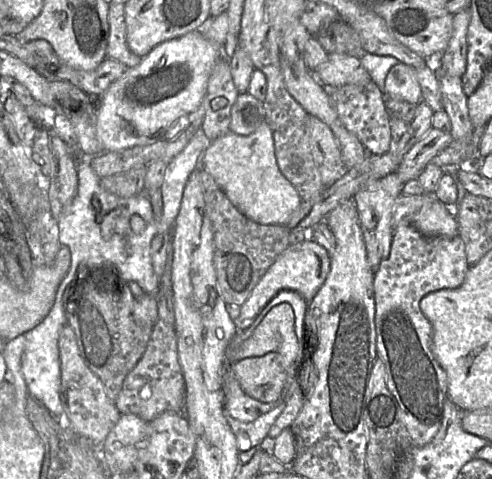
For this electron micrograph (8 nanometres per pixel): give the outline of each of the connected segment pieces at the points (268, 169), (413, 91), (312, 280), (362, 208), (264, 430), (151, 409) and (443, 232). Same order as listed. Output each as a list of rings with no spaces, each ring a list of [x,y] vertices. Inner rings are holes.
[[[265,120],[250,135],[228,132],[210,142],[203,152],[201,168],[210,173],[230,201],[255,222],[285,225],[300,206],[298,191],[278,167],[273,133]]]
[[[403,62],[393,66],[387,74],[384,93],[391,99],[402,99],[418,104],[422,99],[422,91],[416,68]]]
[[[312,238],[289,245],[269,267],[246,301],[241,305],[240,316],[236,320],[237,329],[249,327],[266,304],[282,290],[296,291],[307,302],[311,301],[324,283],[330,270],[330,264],[331,260],[328,251]]]
[[[390,173],[377,179],[362,189],[353,197],[360,219],[360,226],[366,246],[367,262],[375,273],[384,259],[389,256],[393,236],[392,212],[395,201],[401,194],[402,184],[398,175]]]
[[[281,403],[273,410],[248,423],[227,417],[228,424],[235,435],[239,452],[264,445],[268,441],[267,437],[271,426],[284,407],[285,404]]]
[[[162,319],[157,320],[143,355],[125,377],[114,404],[121,414],[135,414],[148,422],[165,411],[184,414],[185,380],[179,362],[174,325]]]
[[[438,199],[421,207],[412,221],[412,225],[423,235],[452,238],[458,235],[458,223],[455,213]]]

